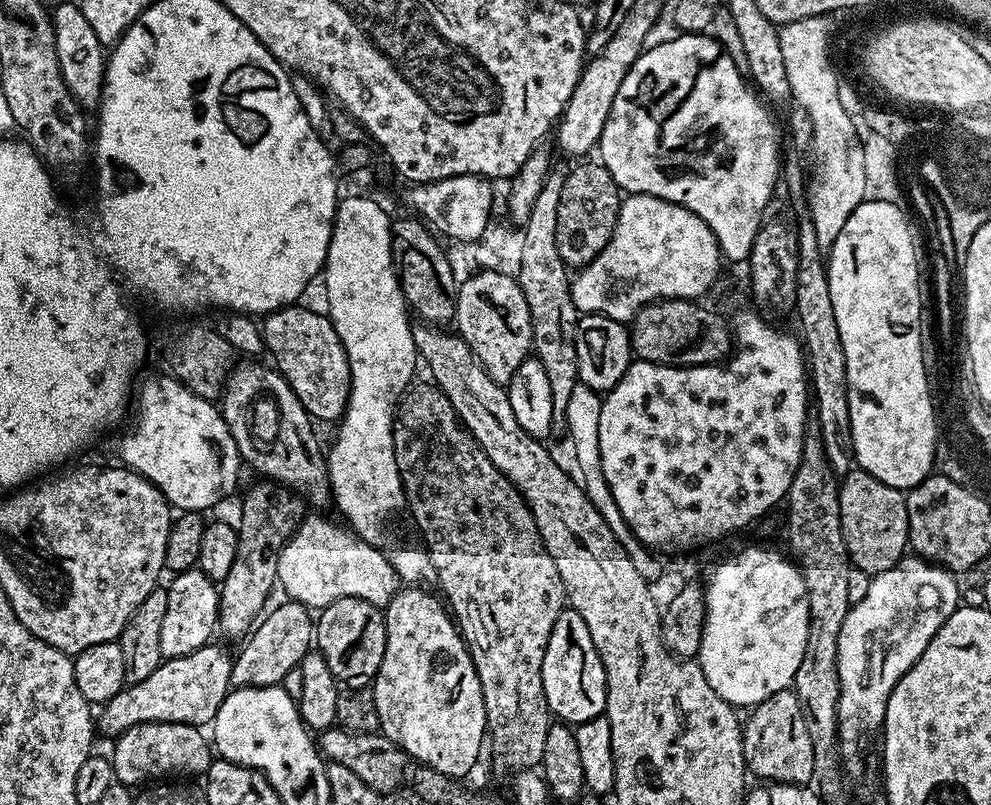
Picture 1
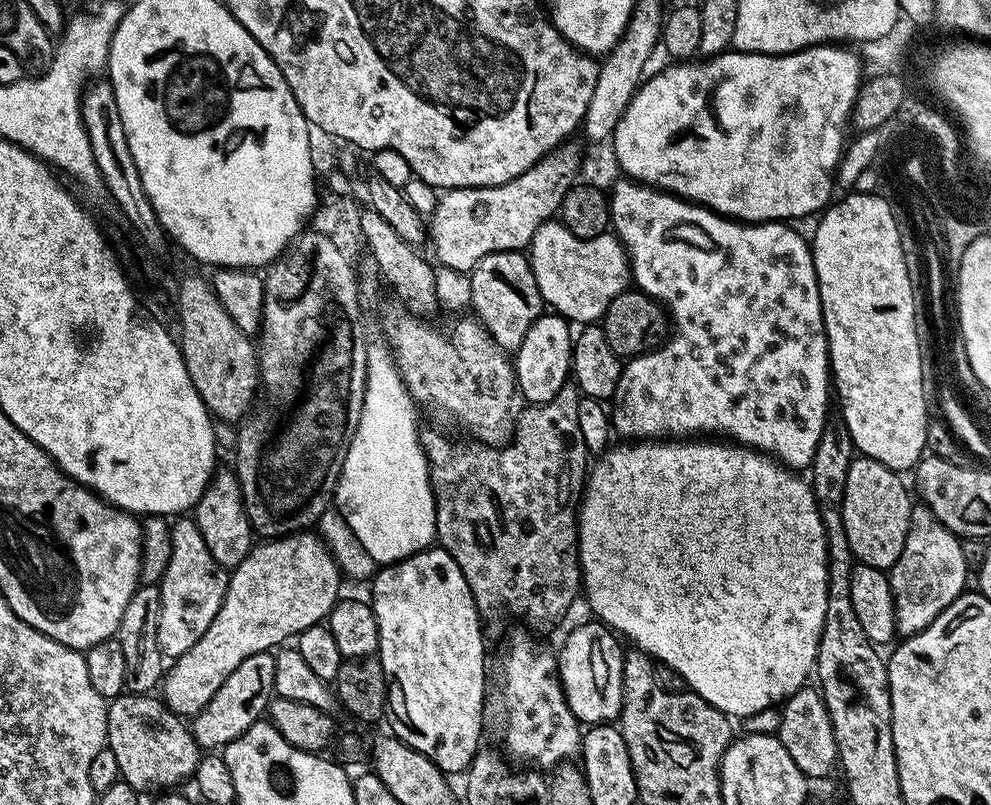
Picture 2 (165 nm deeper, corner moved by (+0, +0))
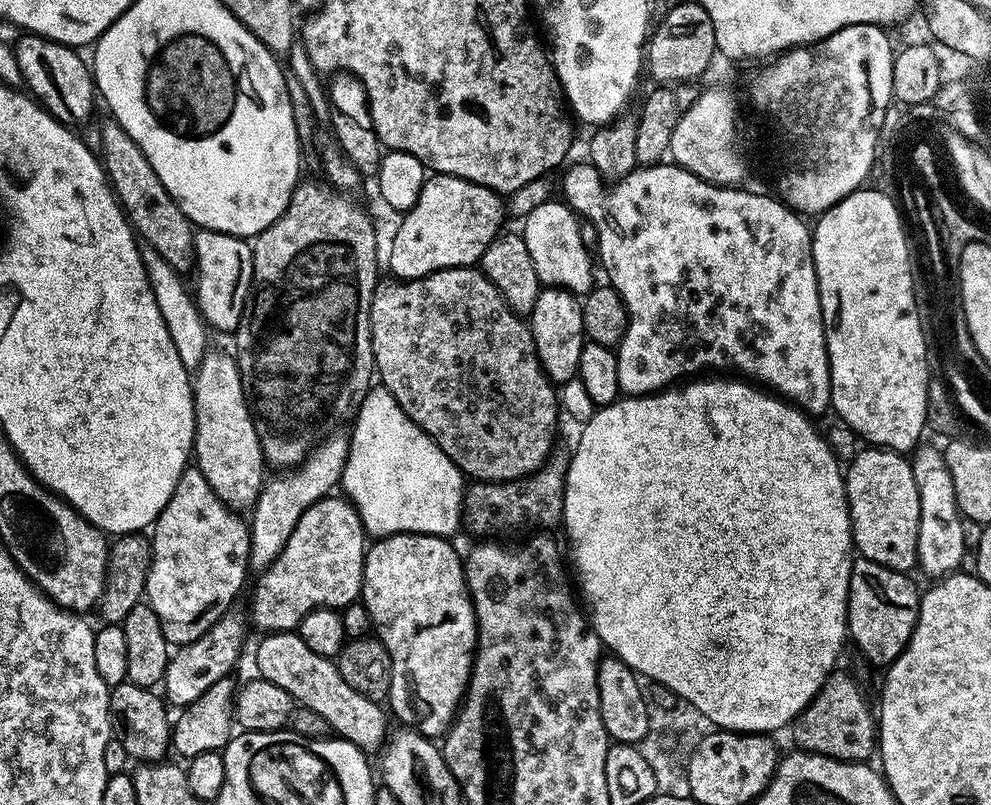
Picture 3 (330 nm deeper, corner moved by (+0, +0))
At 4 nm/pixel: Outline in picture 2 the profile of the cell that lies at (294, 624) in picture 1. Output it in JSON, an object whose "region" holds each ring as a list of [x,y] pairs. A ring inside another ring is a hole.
{"region":[[[272,652],[250,654],[250,658],[246,658],[242,666],[238,666],[238,670],[234,670],[234,674],[230,674],[230,678],[222,682],[222,686],[218,686],[218,694],[214,694],[210,702],[206,702],[206,706],[200,713],[191,717],[192,737],[201,749],[223,749],[225,744],[234,742],[234,738],[246,734],[246,730],[250,730],[250,726],[254,726],[267,713],[276,691],[275,661],[275,655]]]}

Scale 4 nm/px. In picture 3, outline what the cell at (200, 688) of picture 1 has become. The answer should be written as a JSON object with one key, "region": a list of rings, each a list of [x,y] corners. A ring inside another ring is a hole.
{"region":[[[329,494],[314,502],[298,518],[294,534],[269,568],[259,573],[256,589],[252,592],[252,624],[261,628],[261,633],[291,632],[299,629],[302,618],[315,608],[335,608],[342,610],[347,604],[357,603],[364,591],[364,553],[366,533],[362,518],[356,513],[351,500],[340,494]]]}

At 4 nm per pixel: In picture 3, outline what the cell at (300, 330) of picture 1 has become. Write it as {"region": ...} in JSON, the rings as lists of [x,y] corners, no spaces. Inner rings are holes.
{"region":[[[199,229],[195,234],[196,263],[194,277],[196,276],[196,290],[194,286],[195,305],[199,308],[204,323],[209,329],[217,328],[220,332],[235,333],[240,325],[246,302],[250,298],[253,276],[253,256],[251,245],[243,238],[228,235],[225,232]]]}

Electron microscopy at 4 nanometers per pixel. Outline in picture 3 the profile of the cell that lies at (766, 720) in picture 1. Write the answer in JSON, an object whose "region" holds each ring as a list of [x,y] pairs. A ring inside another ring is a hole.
{"region":[[[833,670],[824,679],[818,694],[814,694],[811,702],[792,721],[790,733],[796,739],[797,749],[855,764],[868,762],[878,748],[878,720],[859,682],[850,673],[840,671]]]}

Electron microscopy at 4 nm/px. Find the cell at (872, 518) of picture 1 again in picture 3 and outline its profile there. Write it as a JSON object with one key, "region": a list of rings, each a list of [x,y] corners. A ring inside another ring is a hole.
{"region":[[[864,446],[864,449],[853,458],[852,465],[849,468],[847,465],[846,471],[844,472],[844,489],[848,495],[848,509],[850,510],[850,522],[852,523],[852,543],[855,551],[863,559],[869,560],[870,562],[878,562],[890,570],[911,573],[918,564],[918,514],[920,513],[918,510],[918,486],[914,482],[914,470],[912,469],[911,459],[907,455],[892,452],[888,448]]]}

